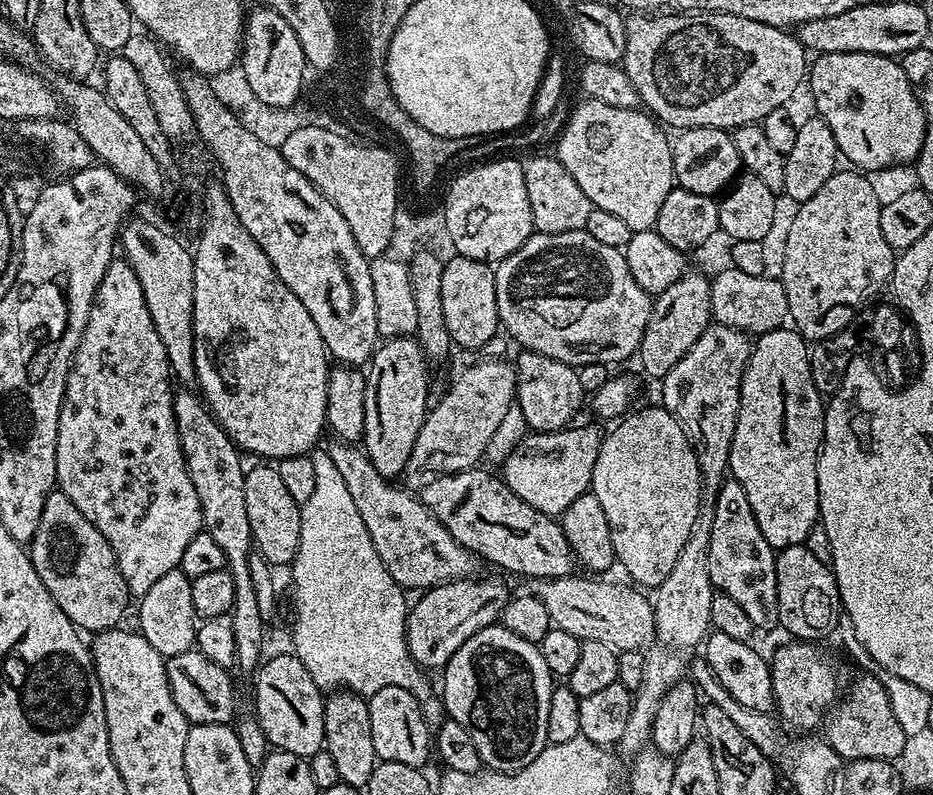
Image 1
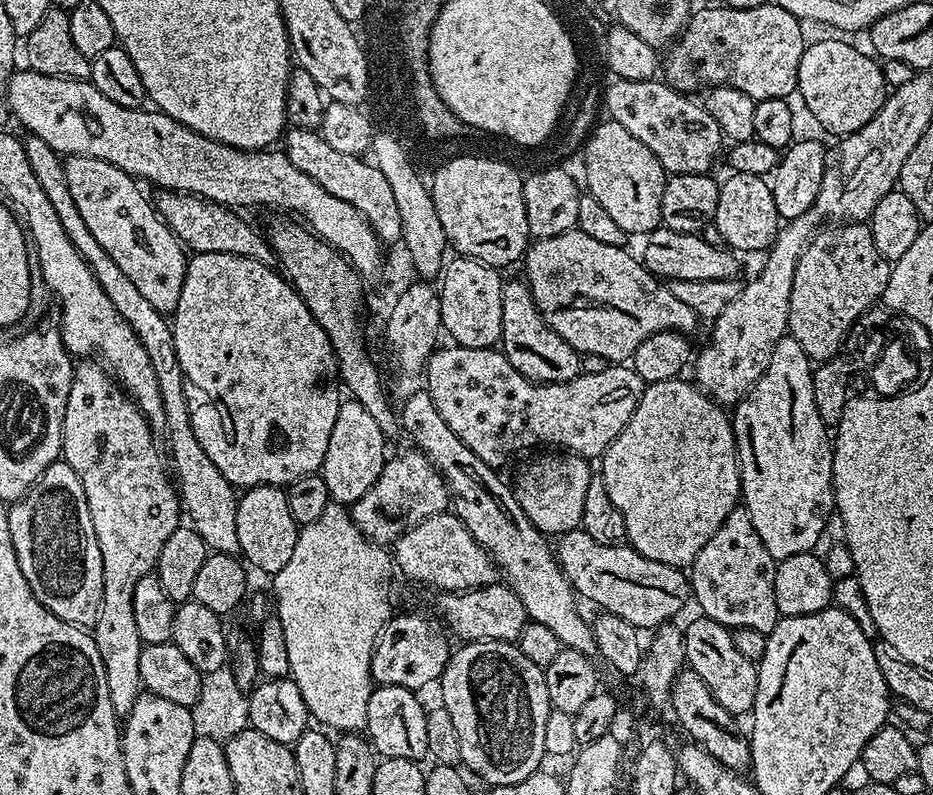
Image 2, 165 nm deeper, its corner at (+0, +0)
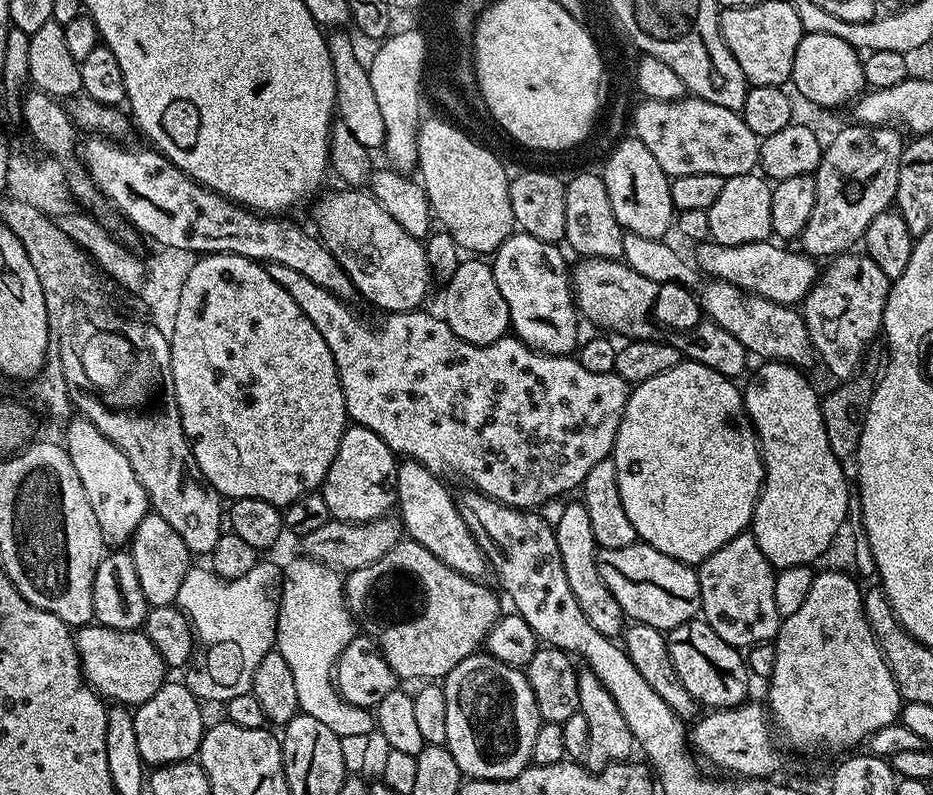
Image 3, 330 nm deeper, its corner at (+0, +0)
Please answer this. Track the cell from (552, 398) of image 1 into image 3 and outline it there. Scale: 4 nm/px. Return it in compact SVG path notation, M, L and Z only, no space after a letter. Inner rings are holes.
M516 230L506 238L506 242L502 242L502 246L490 260L494 282L498 282L498 290L502 290L502 298L506 298L508 303L511 331L526 347L533 348L536 352L545 352L548 356L567 356L575 353L581 339L581 321L578 319L578 309L570 283L570 264L564 261L560 250L560 244L542 242L542 238L534 238Z

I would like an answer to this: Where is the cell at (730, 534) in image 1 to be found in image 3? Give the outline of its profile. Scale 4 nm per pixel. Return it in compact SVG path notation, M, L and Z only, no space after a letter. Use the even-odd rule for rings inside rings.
M751 531L740 532L726 546L714 550L698 566L696 574L700 583L700 610L703 620L730 646L747 650L753 644L775 641L782 617L774 602L774 578L772 563L762 554Z

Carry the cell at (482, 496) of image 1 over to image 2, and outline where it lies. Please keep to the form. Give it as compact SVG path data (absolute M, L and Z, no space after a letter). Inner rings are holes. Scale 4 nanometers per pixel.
M577 527L572 532L567 532L555 545L554 551L559 559L561 568L564 569L564 577L572 584L572 591L577 597L589 600L597 604L597 609L614 614L618 618L626 618L636 628L641 630L655 630L661 624L675 621L676 615L690 604L690 580L681 569L654 562L642 554L638 554L627 543L606 546L602 542L594 542L590 534L584 532L583 527Z

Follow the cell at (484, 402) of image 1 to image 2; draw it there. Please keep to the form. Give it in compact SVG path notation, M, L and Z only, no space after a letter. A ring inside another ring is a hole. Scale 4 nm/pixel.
M411 451L404 452L393 460L392 457L385 459L378 482L374 482L374 486L350 506L352 521L356 523L360 533L374 544L395 545L399 536L416 527L418 522L439 512L449 511L450 497L444 477L425 458L423 452Z

